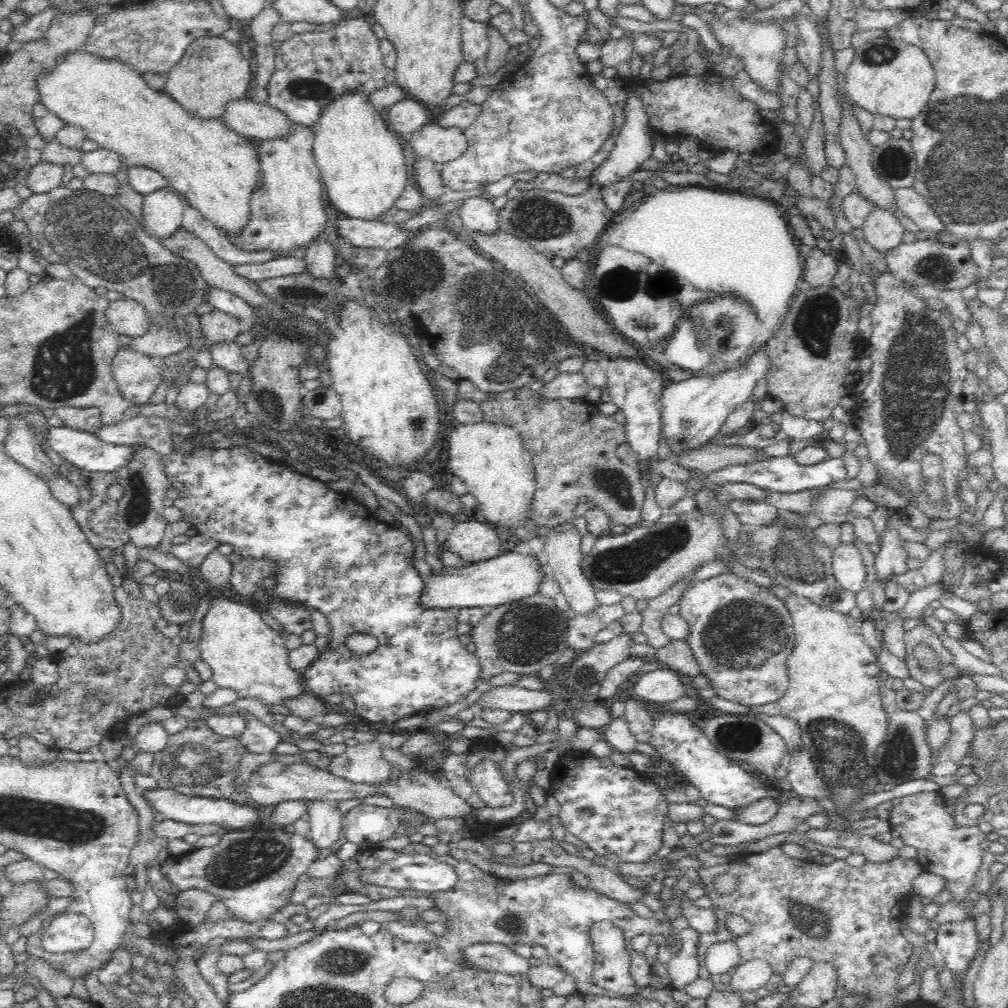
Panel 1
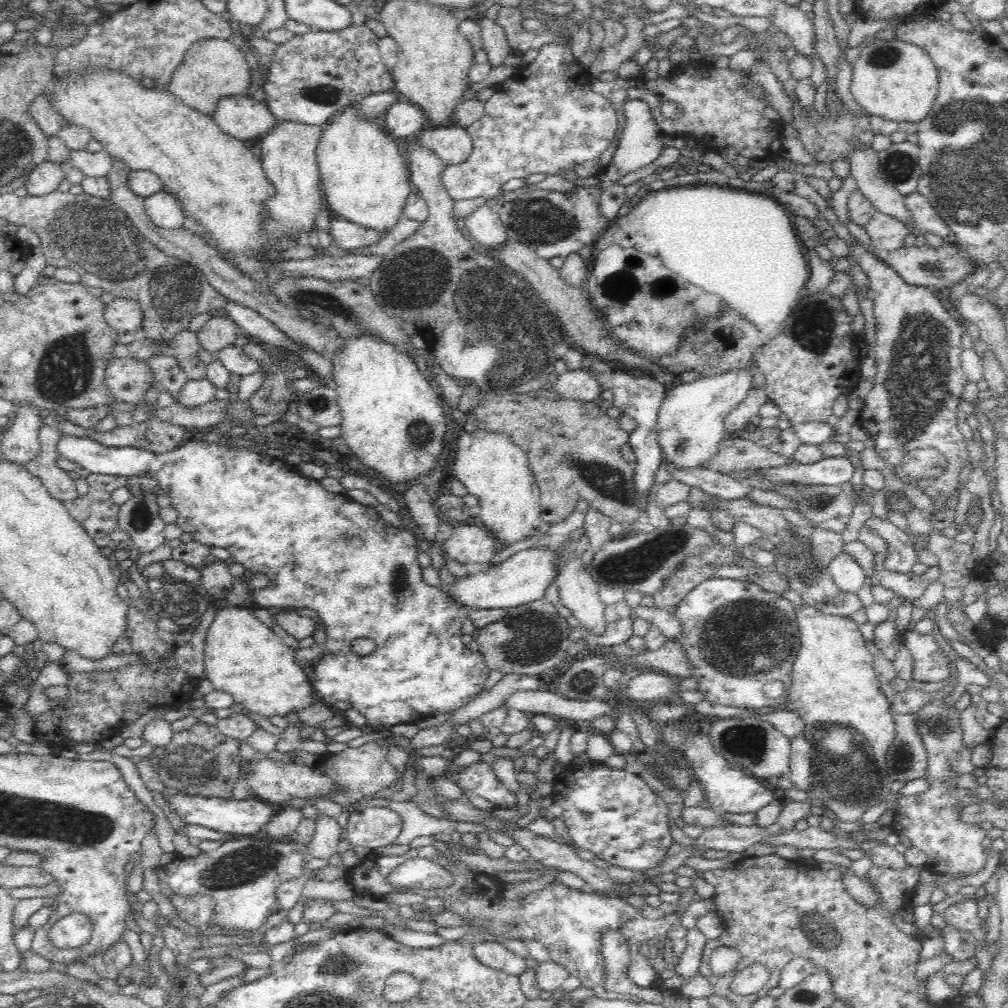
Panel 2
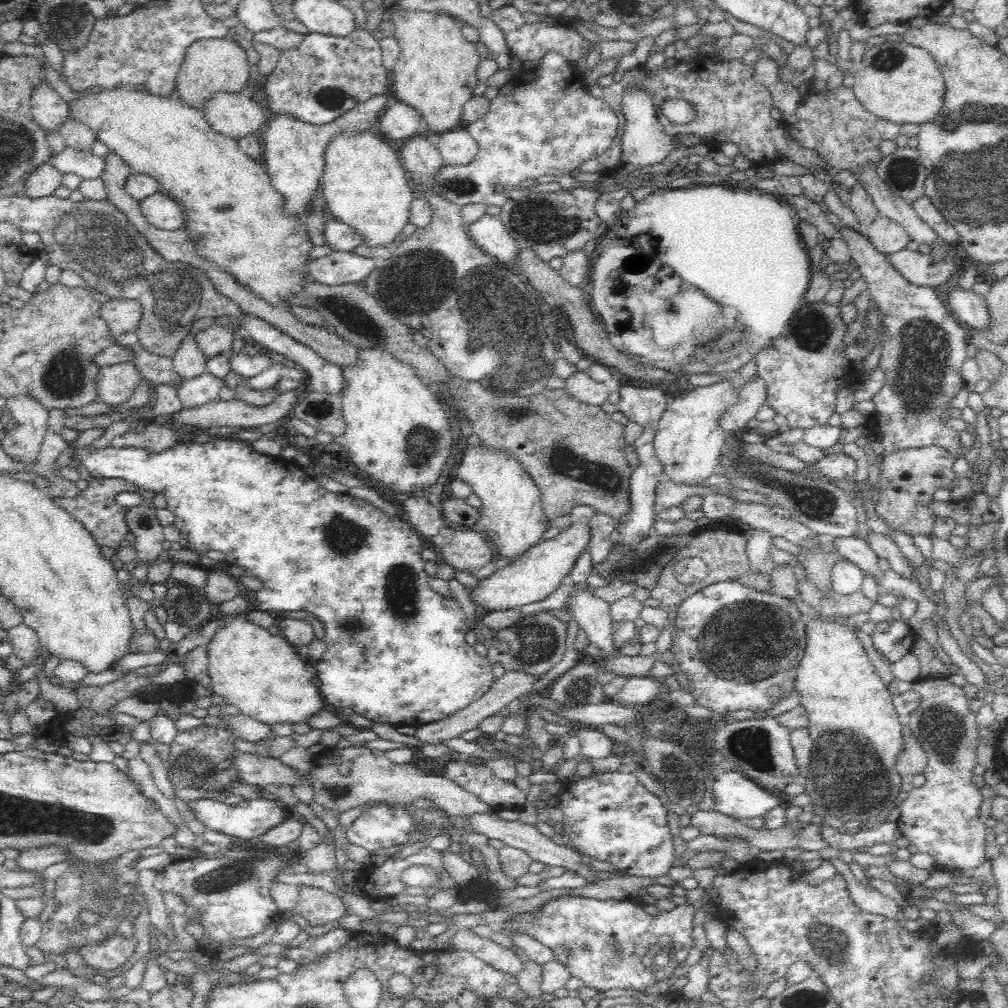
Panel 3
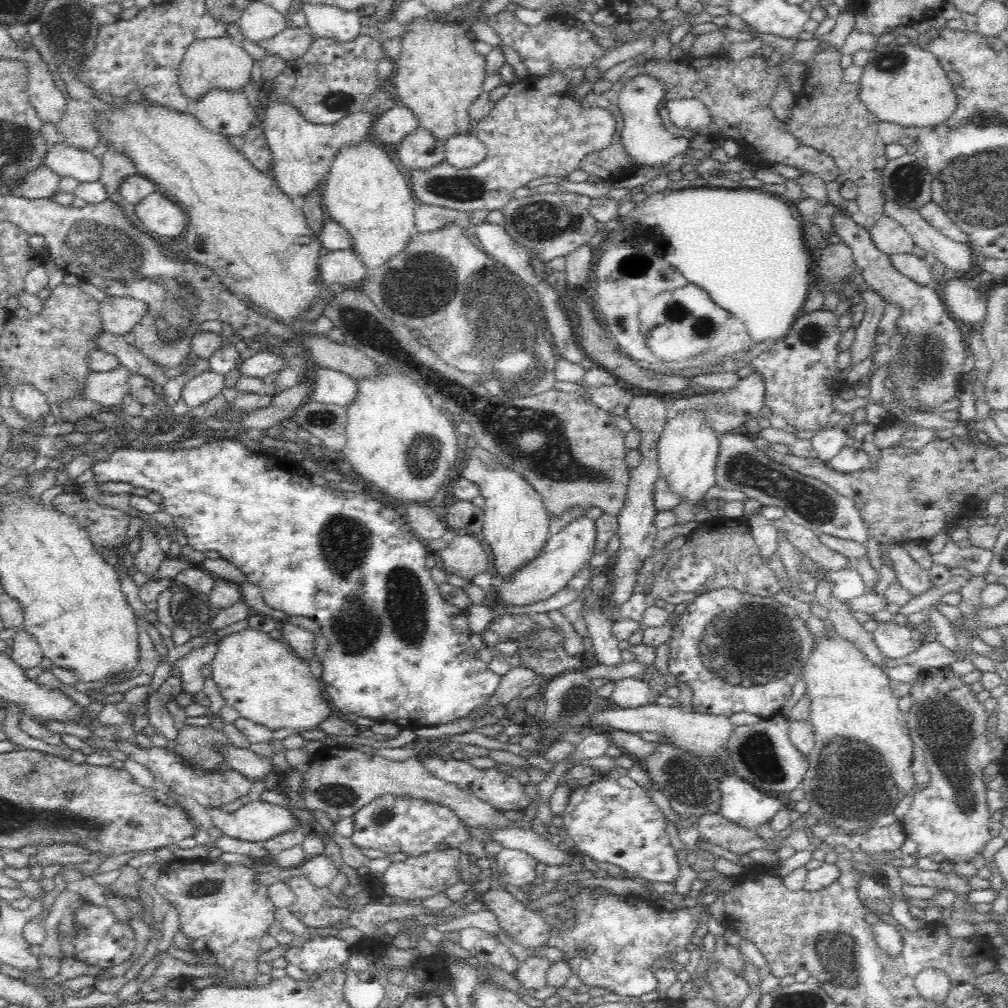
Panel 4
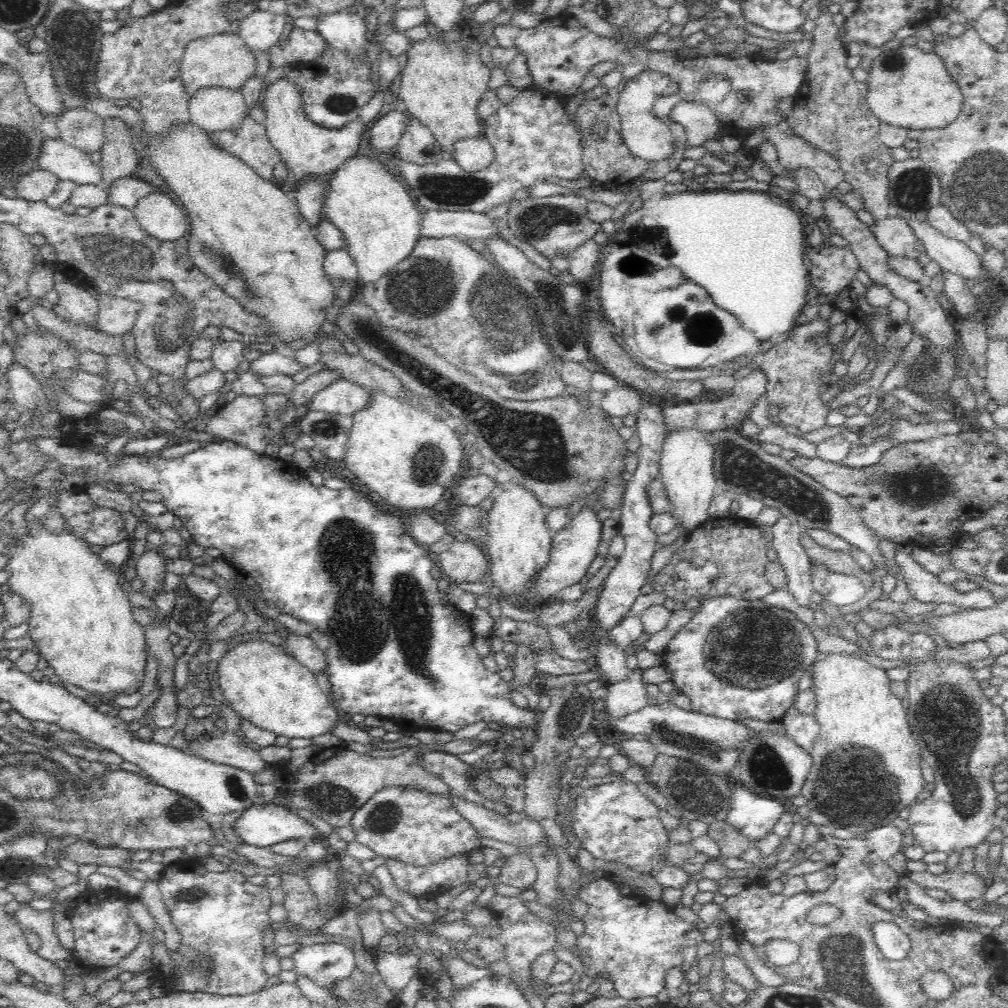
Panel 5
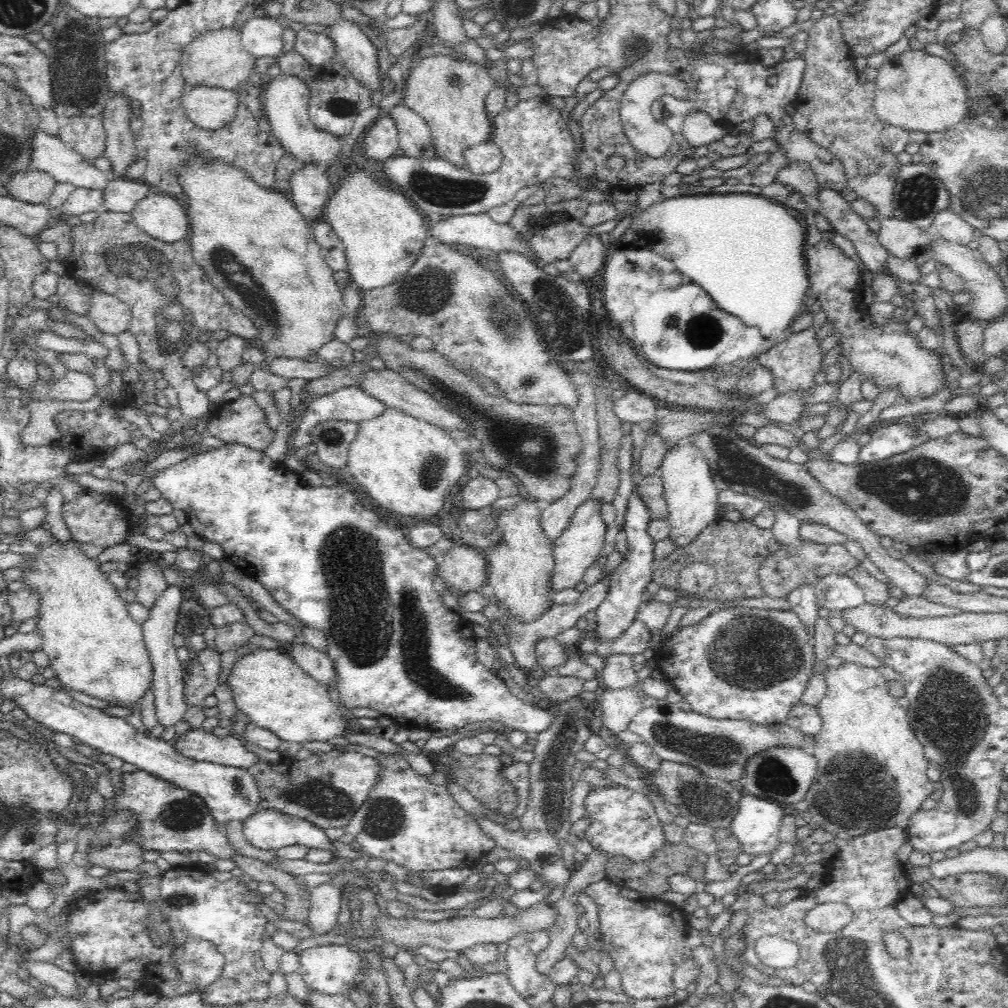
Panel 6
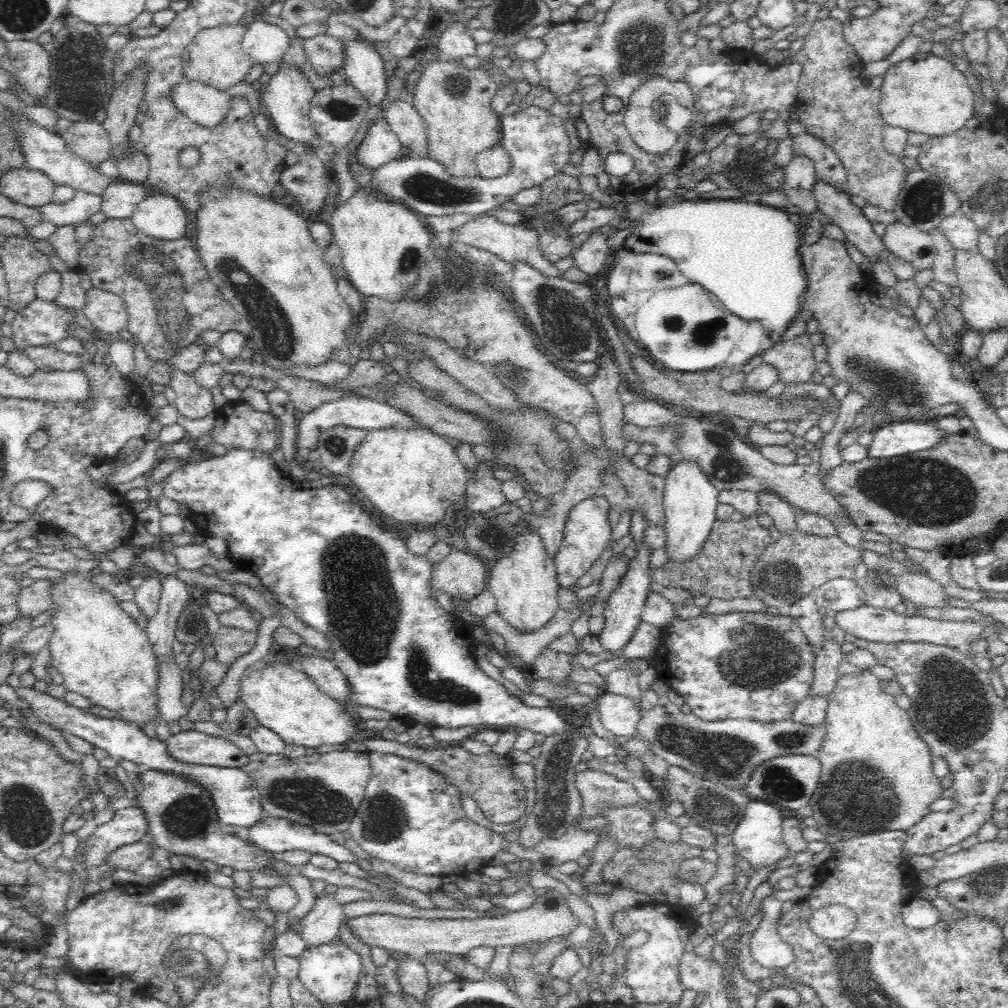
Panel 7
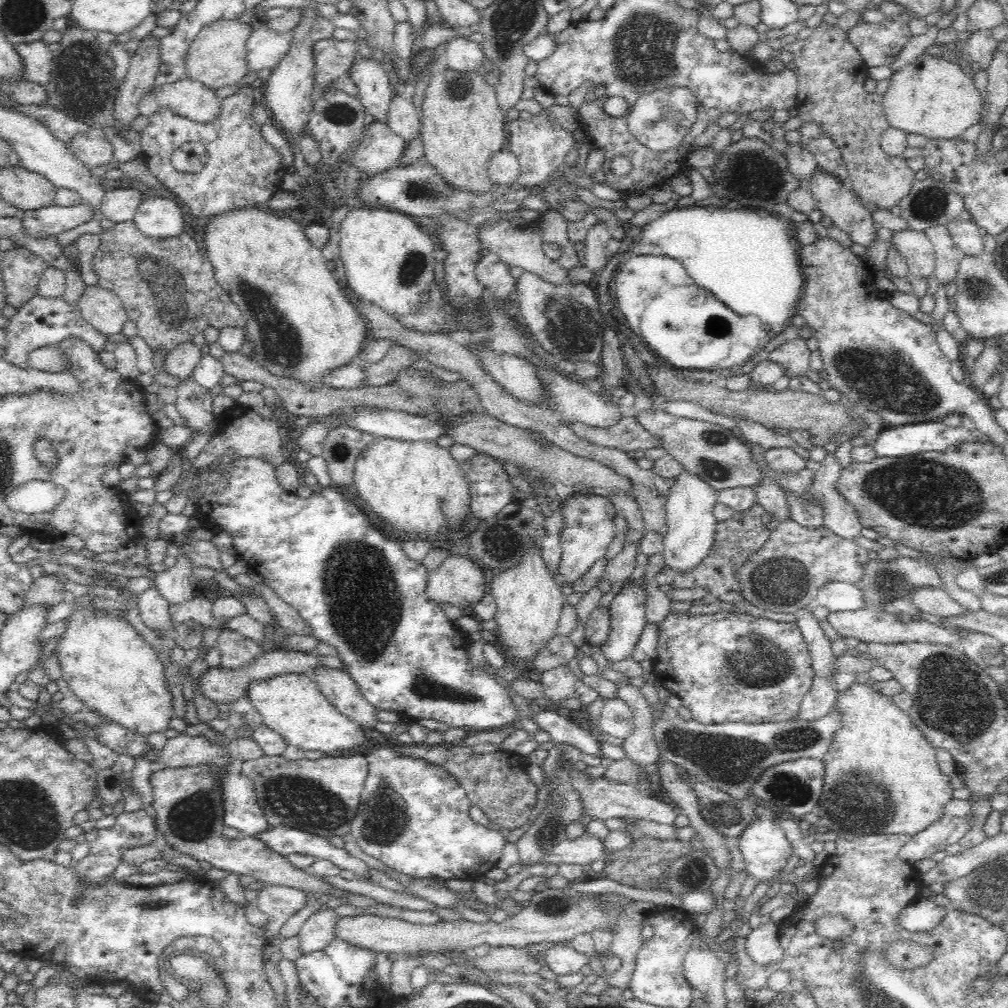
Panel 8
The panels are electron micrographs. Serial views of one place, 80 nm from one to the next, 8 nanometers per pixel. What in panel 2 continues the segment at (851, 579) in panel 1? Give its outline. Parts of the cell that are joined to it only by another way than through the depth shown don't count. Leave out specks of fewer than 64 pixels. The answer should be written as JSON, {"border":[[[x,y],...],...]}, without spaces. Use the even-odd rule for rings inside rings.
{"border":[[[842,549],[829,562],[828,569],[835,586],[845,593],[856,594],[868,581],[865,570],[858,563],[858,559],[846,549]]]}

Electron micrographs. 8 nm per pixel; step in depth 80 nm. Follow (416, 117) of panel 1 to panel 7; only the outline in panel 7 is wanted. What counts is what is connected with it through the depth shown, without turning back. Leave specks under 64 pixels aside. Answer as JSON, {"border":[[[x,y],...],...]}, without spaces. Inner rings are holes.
{"border":[[[381,115],[367,129],[364,139],[356,152],[355,163],[374,170],[389,160],[404,155],[399,138]]]}

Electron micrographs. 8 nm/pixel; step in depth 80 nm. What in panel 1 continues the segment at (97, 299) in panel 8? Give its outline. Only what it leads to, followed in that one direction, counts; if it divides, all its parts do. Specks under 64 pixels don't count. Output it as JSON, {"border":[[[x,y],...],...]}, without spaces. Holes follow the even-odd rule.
{"border":[[[127,297],[111,302],[105,317],[118,335],[131,338],[146,335],[153,326],[145,307]]]}

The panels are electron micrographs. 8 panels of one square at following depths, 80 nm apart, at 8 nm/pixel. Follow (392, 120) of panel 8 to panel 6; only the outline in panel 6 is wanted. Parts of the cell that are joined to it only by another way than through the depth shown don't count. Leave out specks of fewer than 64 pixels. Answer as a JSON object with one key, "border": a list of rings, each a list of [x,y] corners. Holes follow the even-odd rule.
{"border":[[[398,105],[390,110],[398,127],[398,155],[428,160],[438,158],[436,145],[428,123],[407,106]]]}

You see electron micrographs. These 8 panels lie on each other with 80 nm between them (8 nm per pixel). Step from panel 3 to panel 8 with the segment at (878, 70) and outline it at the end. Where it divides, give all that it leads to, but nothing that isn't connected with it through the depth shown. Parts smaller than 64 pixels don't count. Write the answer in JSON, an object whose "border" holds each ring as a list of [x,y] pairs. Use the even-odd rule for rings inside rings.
{"border":[[[922,53],[904,68],[893,72],[889,79],[890,86],[884,92],[882,106],[890,127],[907,133],[920,134],[929,139],[944,140],[960,136],[969,127],[980,122],[980,112],[985,103],[979,90],[974,86],[973,79],[964,72],[963,66],[946,61],[942,57]]]}

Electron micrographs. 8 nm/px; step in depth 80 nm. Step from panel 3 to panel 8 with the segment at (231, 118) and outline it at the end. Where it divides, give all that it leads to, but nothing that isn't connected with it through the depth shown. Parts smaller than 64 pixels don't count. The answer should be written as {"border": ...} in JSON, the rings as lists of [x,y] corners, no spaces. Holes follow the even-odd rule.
{"border":[[[184,77],[172,84],[164,84],[156,92],[152,89],[139,105],[139,114],[150,116],[160,108],[170,108],[184,118],[211,124],[222,110],[222,98],[214,89]]]}

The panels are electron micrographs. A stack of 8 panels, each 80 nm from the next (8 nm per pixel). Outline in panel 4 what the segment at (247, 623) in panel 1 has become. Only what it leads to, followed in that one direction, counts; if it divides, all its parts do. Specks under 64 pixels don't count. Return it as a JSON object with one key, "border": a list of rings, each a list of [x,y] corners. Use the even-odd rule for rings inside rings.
{"border":[[[292,622],[281,623],[280,629],[283,632],[282,640],[274,640],[266,632],[260,632],[250,626],[228,632],[215,644],[217,651],[209,664],[217,692],[222,695],[226,705],[233,706],[242,718],[272,730],[286,729],[291,736],[300,734],[302,730],[317,728],[317,724],[330,715],[331,708],[322,695],[321,685],[305,663],[314,658],[315,635]]]}

